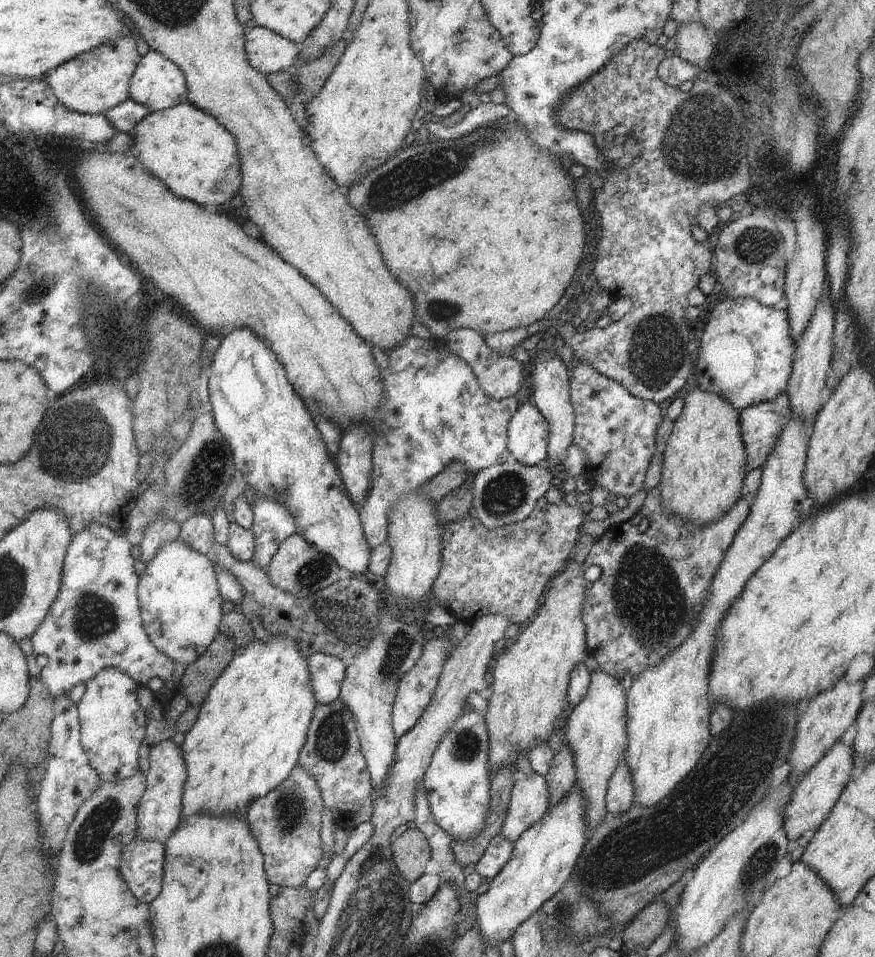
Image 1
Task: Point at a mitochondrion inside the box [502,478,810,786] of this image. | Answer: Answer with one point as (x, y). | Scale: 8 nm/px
(648, 602)

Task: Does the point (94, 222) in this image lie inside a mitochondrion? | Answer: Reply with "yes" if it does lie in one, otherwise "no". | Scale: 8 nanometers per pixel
no

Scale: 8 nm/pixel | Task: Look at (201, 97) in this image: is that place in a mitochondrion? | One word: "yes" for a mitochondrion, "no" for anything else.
no

